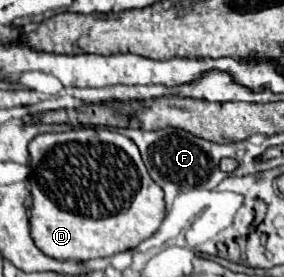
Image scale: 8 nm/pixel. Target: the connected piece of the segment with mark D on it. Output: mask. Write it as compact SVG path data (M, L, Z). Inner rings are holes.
M81 127L63 133L41 133L31 145L31 237L35 245L57 261L87 261L129 251L157 233L165 219L163 189L147 173L139 149L121 133L105 127Z

